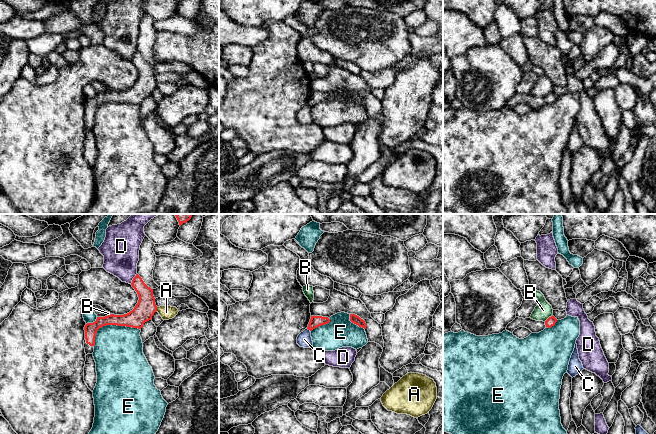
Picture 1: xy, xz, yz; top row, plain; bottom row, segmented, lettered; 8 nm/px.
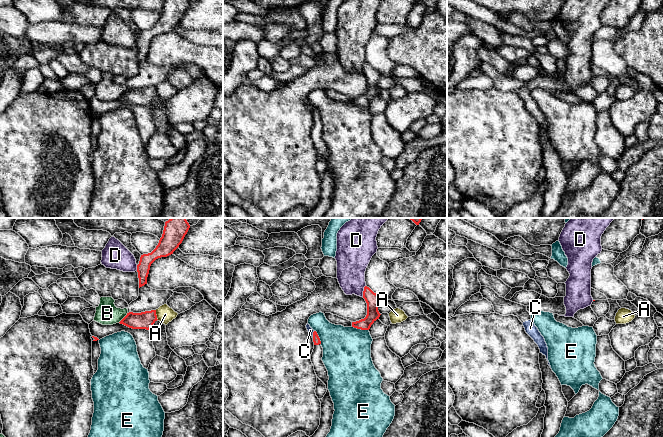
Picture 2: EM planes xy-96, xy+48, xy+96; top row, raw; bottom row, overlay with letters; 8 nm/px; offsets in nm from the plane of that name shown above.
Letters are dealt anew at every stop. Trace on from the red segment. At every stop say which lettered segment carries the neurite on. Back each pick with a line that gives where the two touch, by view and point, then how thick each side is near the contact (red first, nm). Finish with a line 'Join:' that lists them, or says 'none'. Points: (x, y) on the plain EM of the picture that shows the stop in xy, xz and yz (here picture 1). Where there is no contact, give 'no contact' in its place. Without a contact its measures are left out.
Join: none

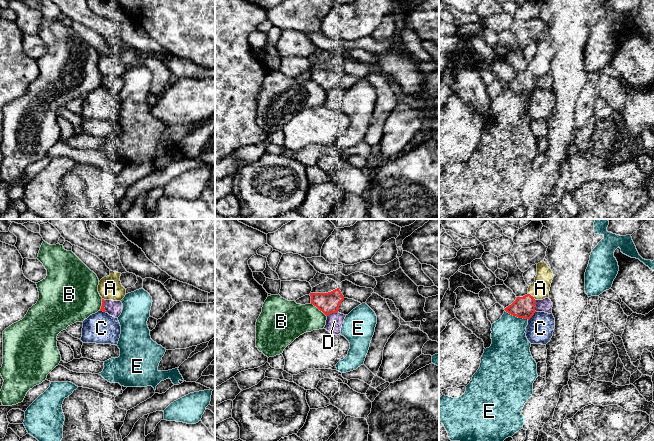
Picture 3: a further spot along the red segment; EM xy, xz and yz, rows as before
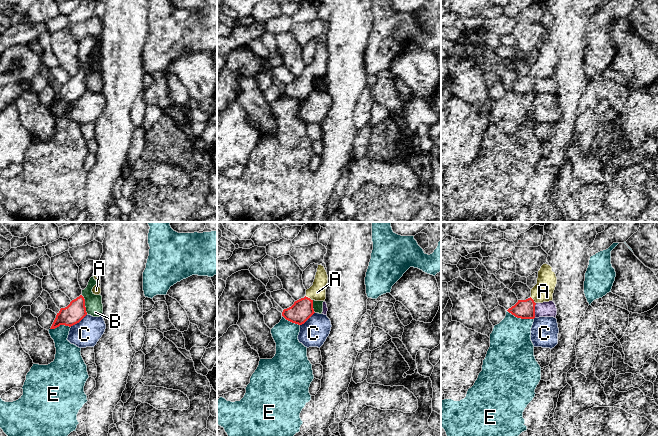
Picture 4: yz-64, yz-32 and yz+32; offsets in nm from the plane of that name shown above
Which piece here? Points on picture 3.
A: contact yz (532, 72); calibres 180 and 150 nm
Join: A

